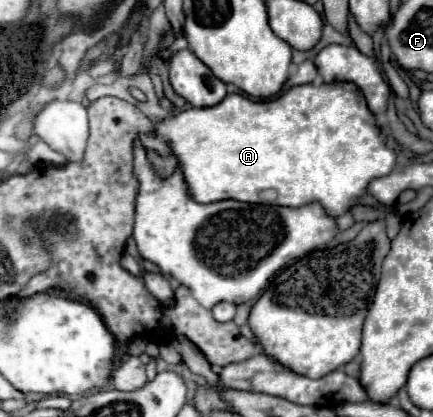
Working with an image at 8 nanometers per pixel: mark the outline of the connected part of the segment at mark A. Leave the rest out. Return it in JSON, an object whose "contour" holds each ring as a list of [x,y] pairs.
{"contour":[[[350,82],[320,86],[302,84],[274,100],[262,102],[254,102],[240,94],[228,94],[216,106],[188,108],[164,120],[156,120],[152,132],[138,134],[134,140],[142,148],[158,152],[162,158],[176,156],[188,194],[200,204],[238,200],[296,208],[318,200],[330,216],[340,216],[366,192],[372,178],[386,176],[396,164],[396,152],[384,144],[384,134],[378,130],[362,92]]]}

